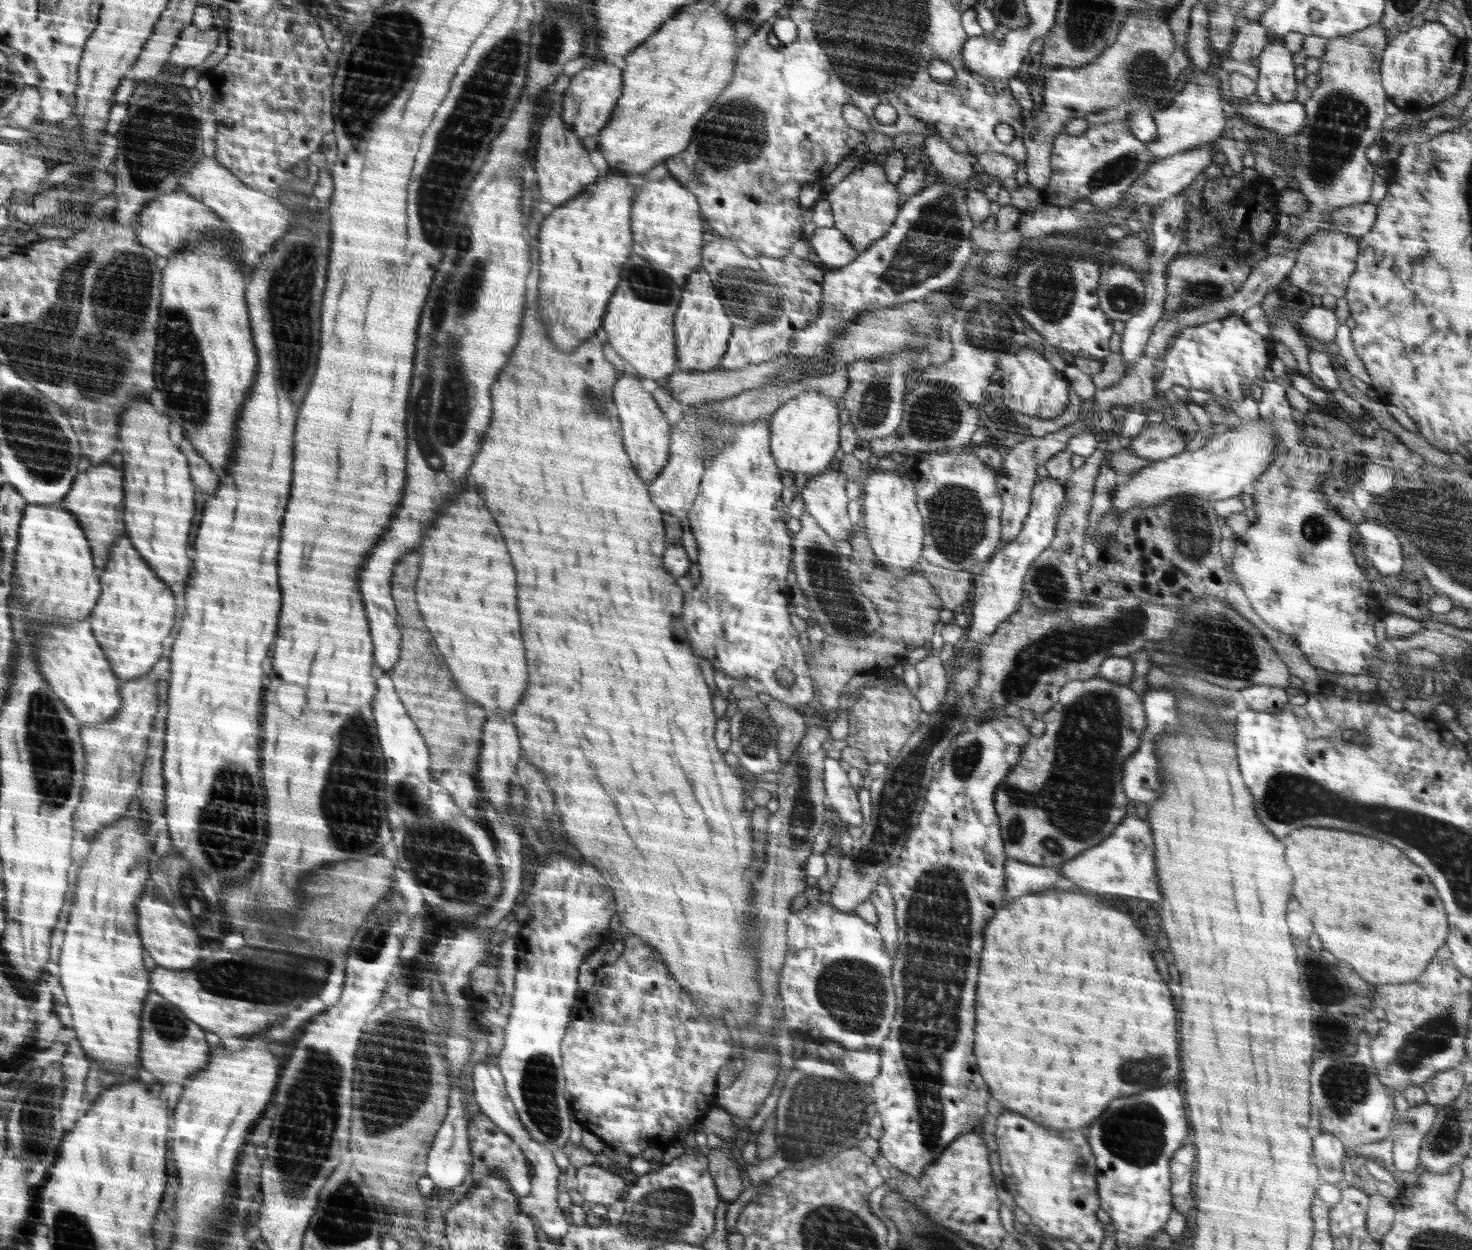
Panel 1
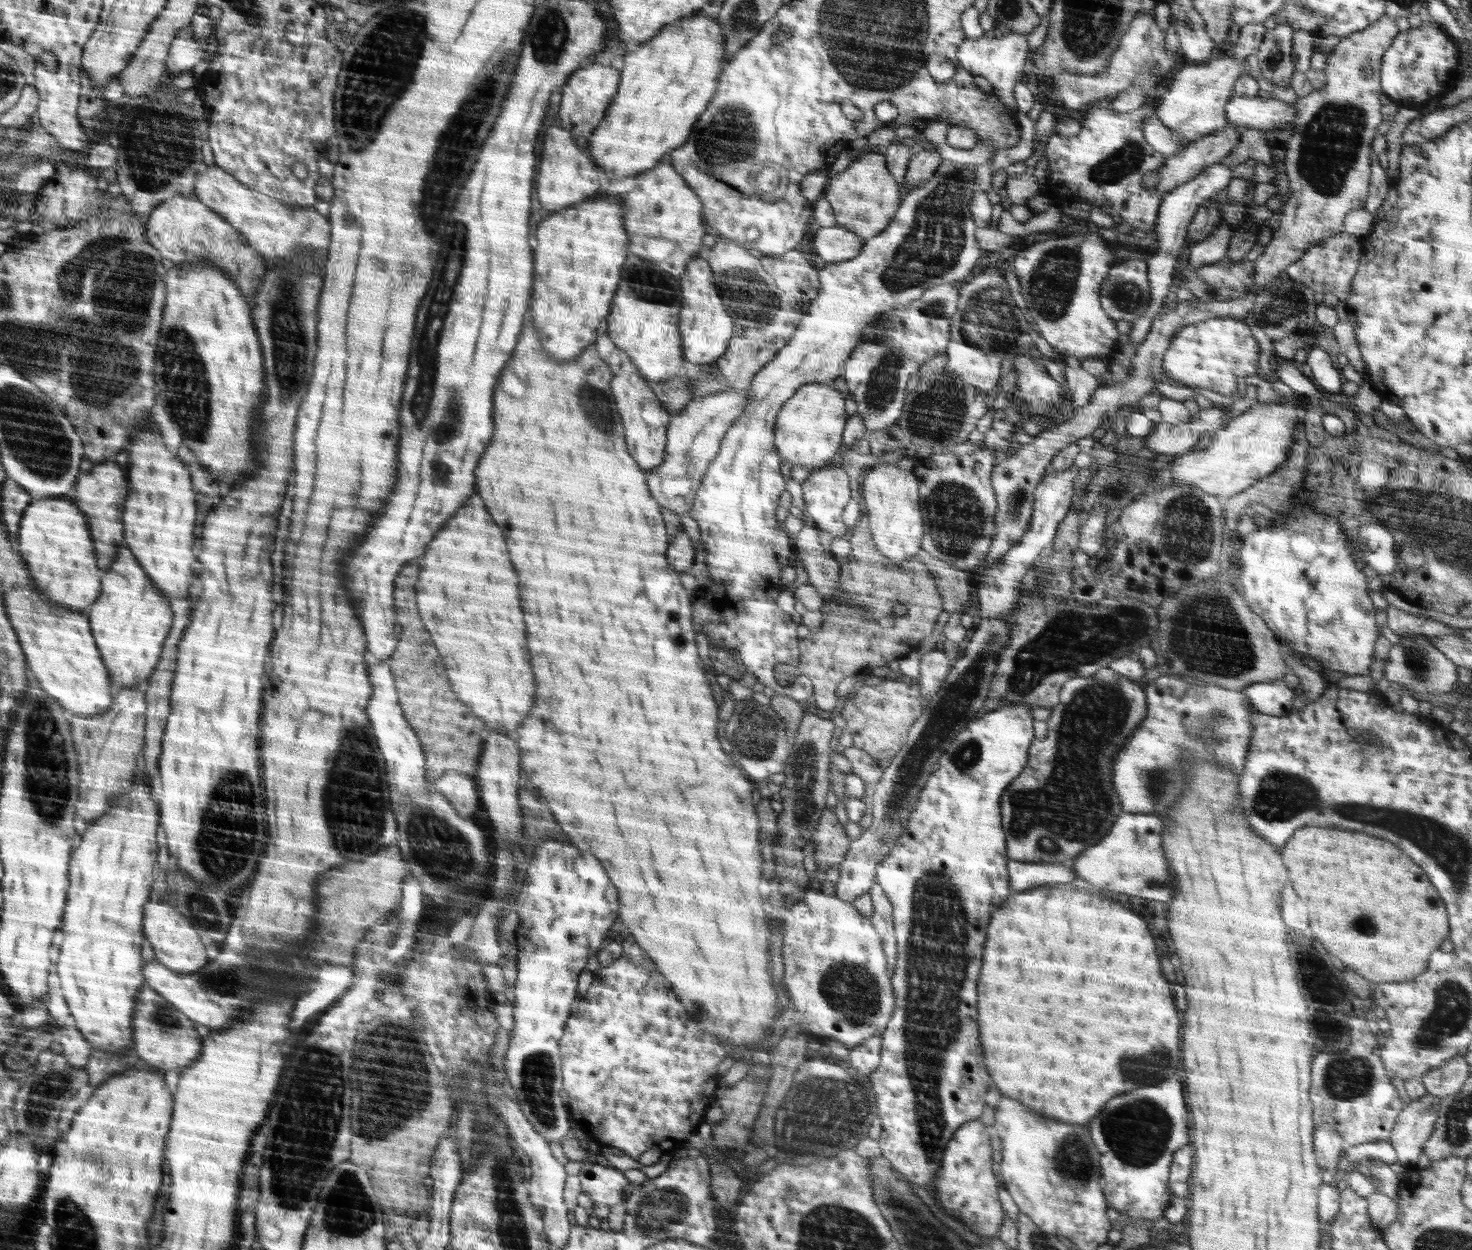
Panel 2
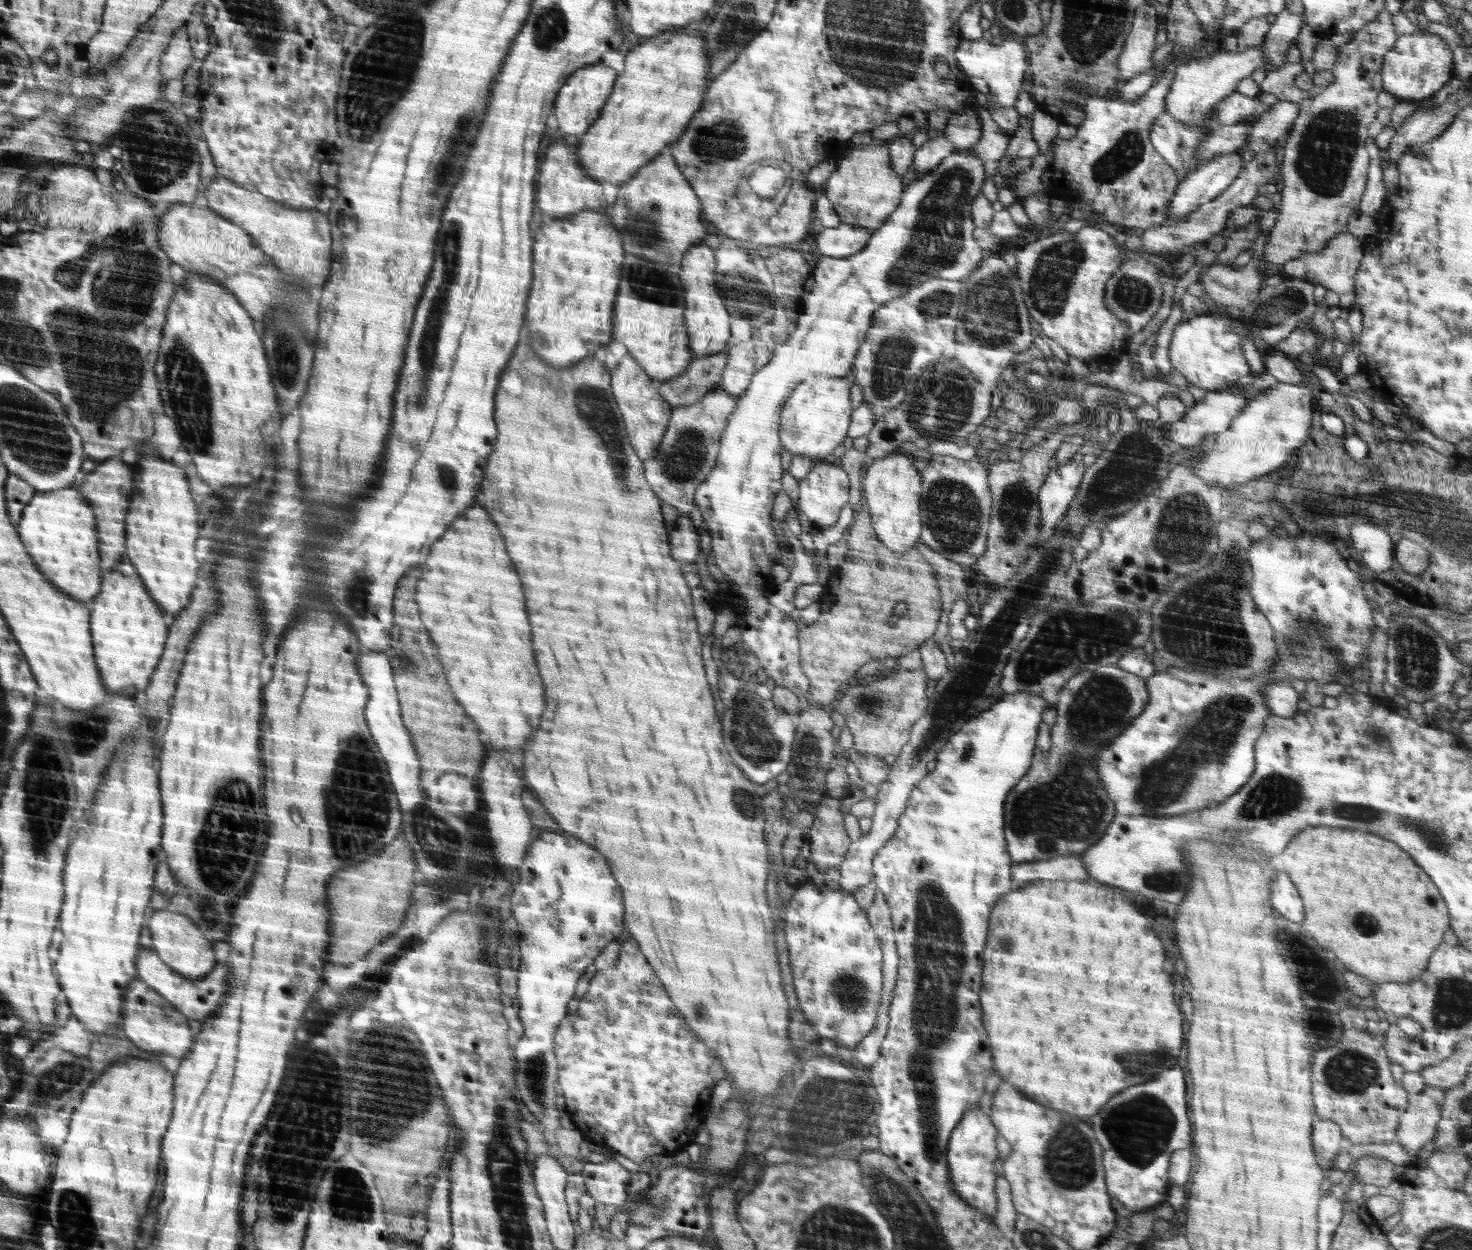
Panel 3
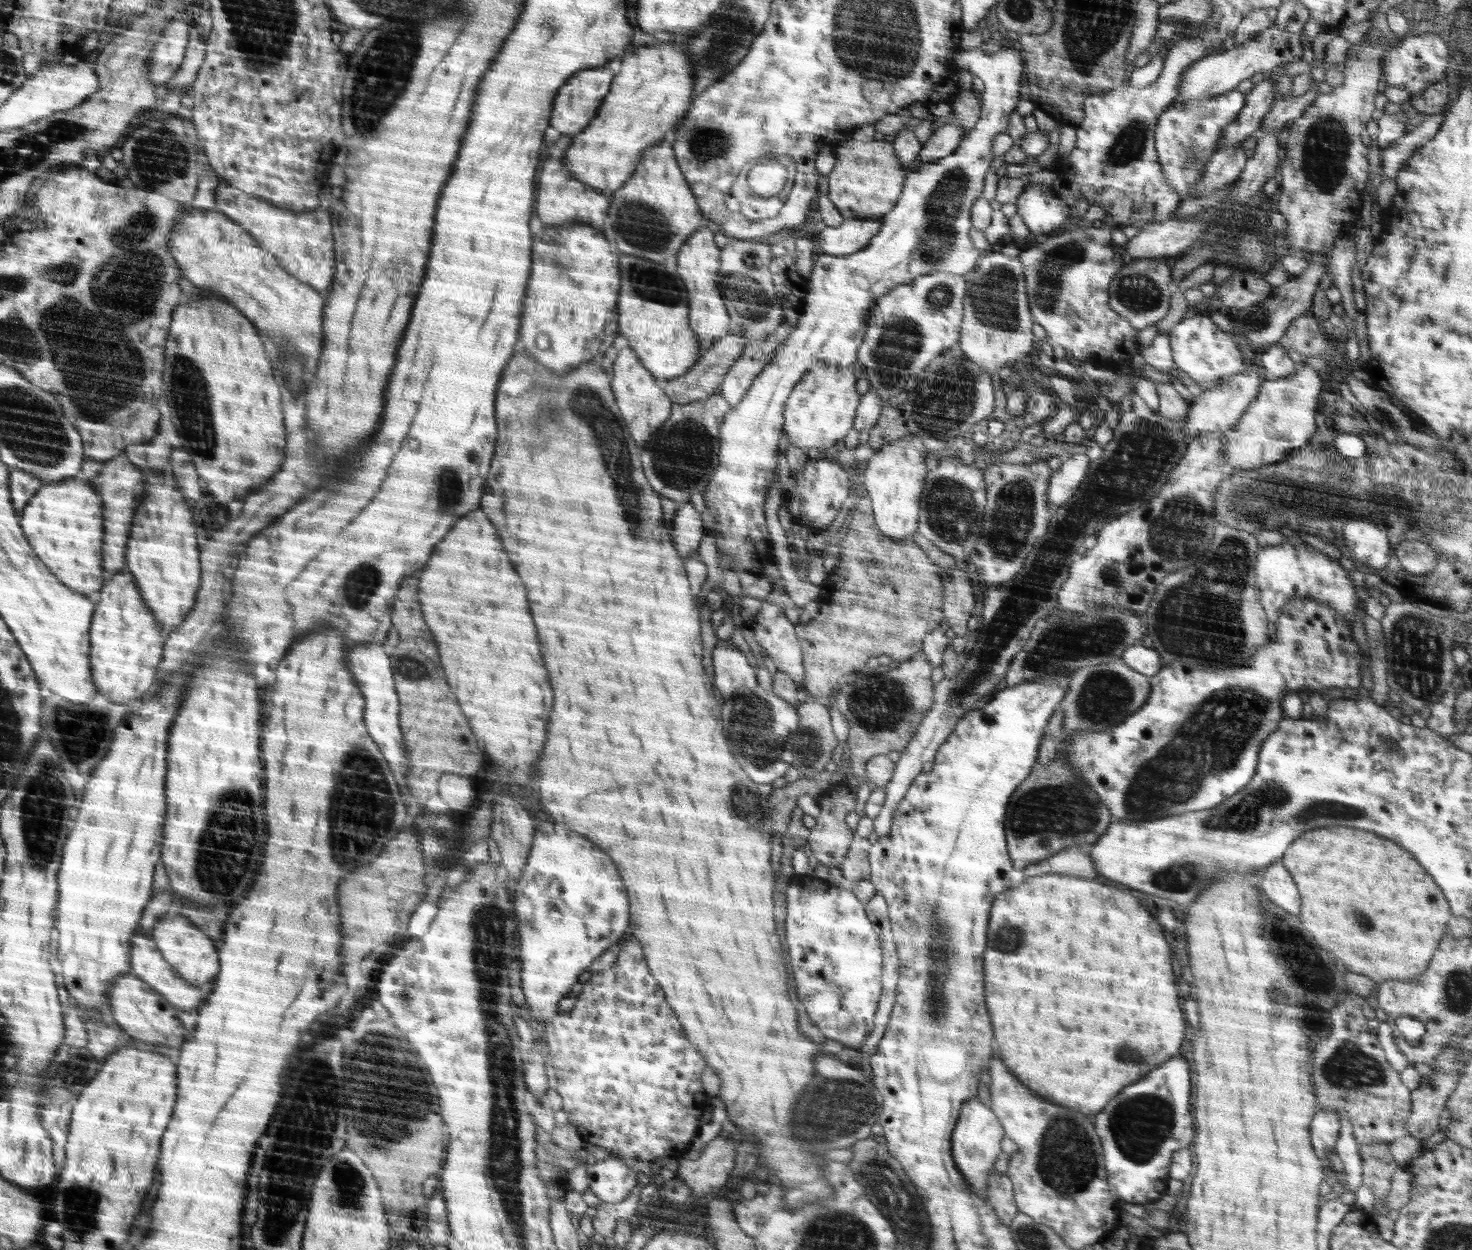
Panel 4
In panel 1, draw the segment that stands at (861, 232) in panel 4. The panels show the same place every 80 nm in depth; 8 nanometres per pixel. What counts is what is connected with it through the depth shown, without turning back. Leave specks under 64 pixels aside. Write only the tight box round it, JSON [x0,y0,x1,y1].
[809,228,859,270]

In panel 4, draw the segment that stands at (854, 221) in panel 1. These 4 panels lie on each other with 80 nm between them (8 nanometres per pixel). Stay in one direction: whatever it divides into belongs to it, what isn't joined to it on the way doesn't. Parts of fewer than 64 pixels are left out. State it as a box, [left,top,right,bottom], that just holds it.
[827,137,904,221]

